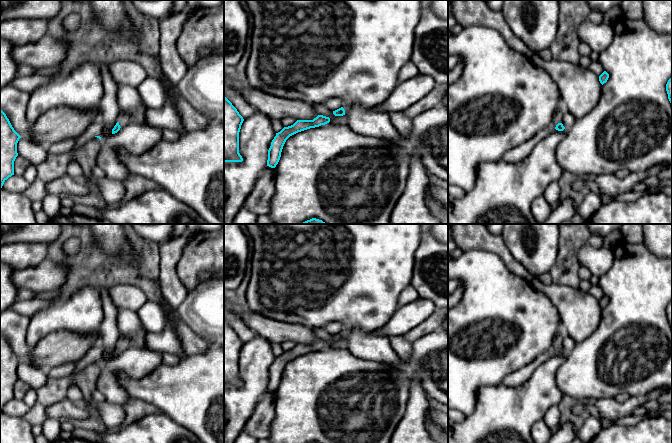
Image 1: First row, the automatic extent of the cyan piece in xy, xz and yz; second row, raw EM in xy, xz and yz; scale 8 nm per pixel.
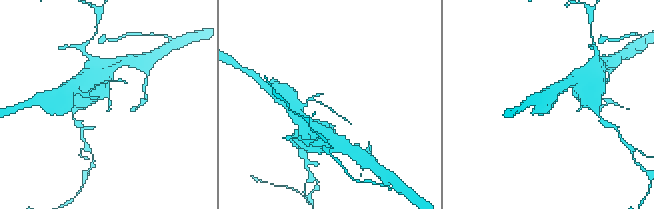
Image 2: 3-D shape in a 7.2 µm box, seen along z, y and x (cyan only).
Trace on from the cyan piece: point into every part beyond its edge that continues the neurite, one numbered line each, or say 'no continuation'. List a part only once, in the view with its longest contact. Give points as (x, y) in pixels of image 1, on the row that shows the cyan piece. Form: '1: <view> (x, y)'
1: yz (559, 115)

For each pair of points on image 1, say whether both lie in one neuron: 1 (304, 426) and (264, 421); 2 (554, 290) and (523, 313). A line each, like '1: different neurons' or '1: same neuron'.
1: different neurons
2: different neurons

